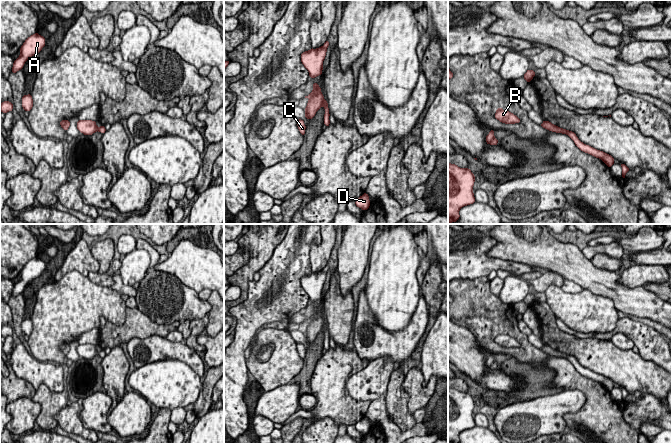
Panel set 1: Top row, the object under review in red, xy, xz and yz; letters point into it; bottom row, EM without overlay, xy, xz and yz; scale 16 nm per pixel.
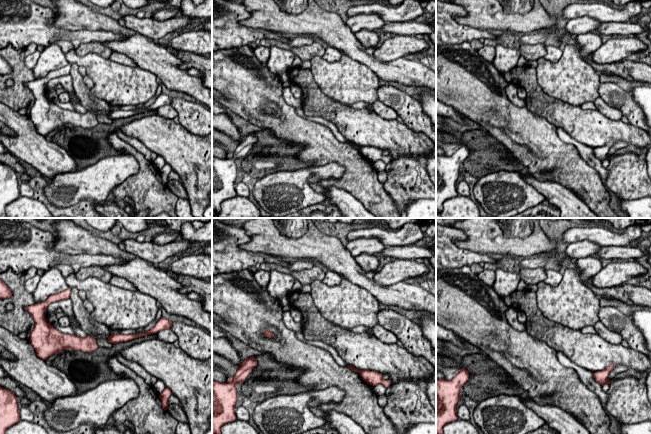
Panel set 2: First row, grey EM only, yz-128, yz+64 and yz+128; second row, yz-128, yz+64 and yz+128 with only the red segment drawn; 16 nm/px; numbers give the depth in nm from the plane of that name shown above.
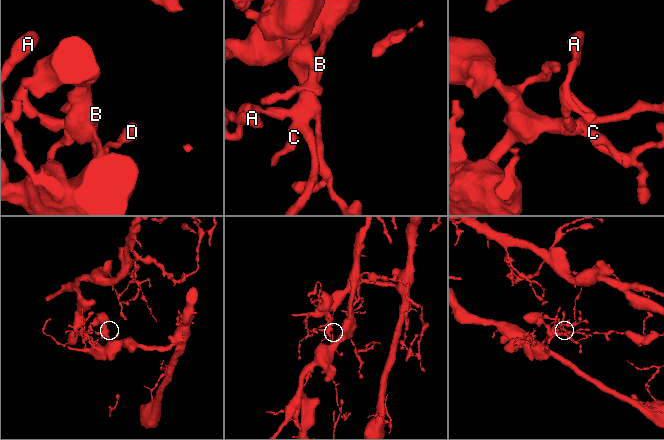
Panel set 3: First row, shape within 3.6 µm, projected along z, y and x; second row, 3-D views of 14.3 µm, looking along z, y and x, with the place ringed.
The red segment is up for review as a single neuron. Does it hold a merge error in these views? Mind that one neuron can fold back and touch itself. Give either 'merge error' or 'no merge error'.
no merge error

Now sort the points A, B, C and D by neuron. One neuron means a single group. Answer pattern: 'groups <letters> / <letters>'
groups A B C D

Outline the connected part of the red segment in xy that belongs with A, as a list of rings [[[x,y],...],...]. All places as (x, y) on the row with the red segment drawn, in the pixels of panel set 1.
[[[37,32],[28,37],[20,48],[20,56],[14,60],[12,71],[16,73],[21,70],[27,60],[39,53],[45,46],[45,38]]]

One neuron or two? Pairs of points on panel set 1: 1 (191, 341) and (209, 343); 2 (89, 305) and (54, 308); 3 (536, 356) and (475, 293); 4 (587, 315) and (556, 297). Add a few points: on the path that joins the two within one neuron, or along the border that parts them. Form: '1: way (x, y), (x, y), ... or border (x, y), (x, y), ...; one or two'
1: border (199, 334), (197, 342), (205, 350); two
2: way (80, 305), (63, 308); one
3: way (522, 340), (491, 309); one
4: way (579, 311), (564, 305); one

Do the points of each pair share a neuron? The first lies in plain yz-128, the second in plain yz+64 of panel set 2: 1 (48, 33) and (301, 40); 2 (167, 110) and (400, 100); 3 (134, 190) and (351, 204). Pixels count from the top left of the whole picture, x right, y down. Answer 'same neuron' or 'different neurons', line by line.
1: different neurons
2: different neurons
3: different neurons

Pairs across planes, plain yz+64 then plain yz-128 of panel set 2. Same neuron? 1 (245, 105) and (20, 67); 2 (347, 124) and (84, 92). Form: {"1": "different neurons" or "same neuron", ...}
{"1": "same neuron", "2": "different neurons"}

